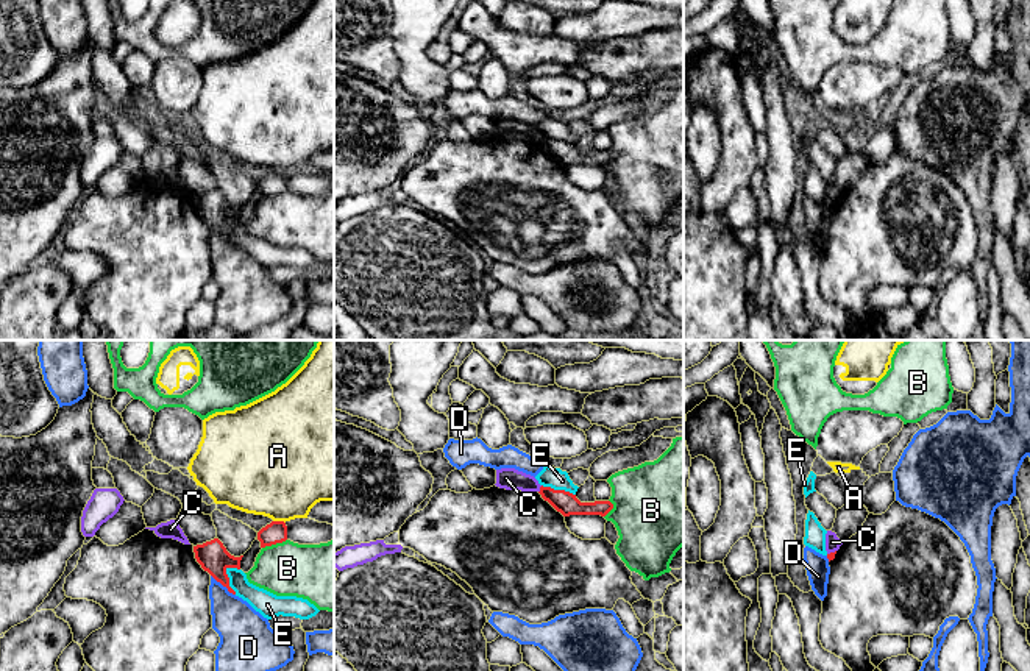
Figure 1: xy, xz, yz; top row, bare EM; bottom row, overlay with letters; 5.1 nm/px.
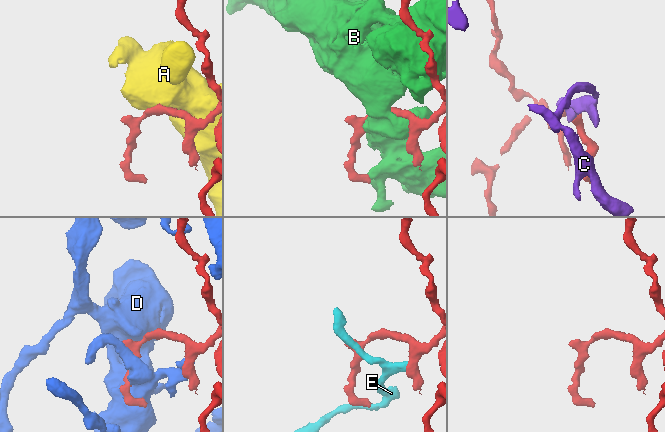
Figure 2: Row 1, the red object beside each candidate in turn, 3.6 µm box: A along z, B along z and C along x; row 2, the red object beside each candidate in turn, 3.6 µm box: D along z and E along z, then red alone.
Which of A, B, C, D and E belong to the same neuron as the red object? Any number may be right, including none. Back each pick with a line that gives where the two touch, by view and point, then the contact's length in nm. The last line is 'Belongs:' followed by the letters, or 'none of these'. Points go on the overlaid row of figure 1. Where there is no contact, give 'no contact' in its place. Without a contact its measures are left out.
Belongs: none of these

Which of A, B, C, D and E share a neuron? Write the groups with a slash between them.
A / B / C / D / E

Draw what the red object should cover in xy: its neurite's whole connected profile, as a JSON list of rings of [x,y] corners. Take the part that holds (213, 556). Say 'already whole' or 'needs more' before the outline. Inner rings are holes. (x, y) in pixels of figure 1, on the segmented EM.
already whole; [[[218,538],[194,546],[194,552],[201,568],[226,587],[229,593],[236,595],[236,591],[229,587],[226,570],[240,570],[240,560],[243,556],[231,556]]]

